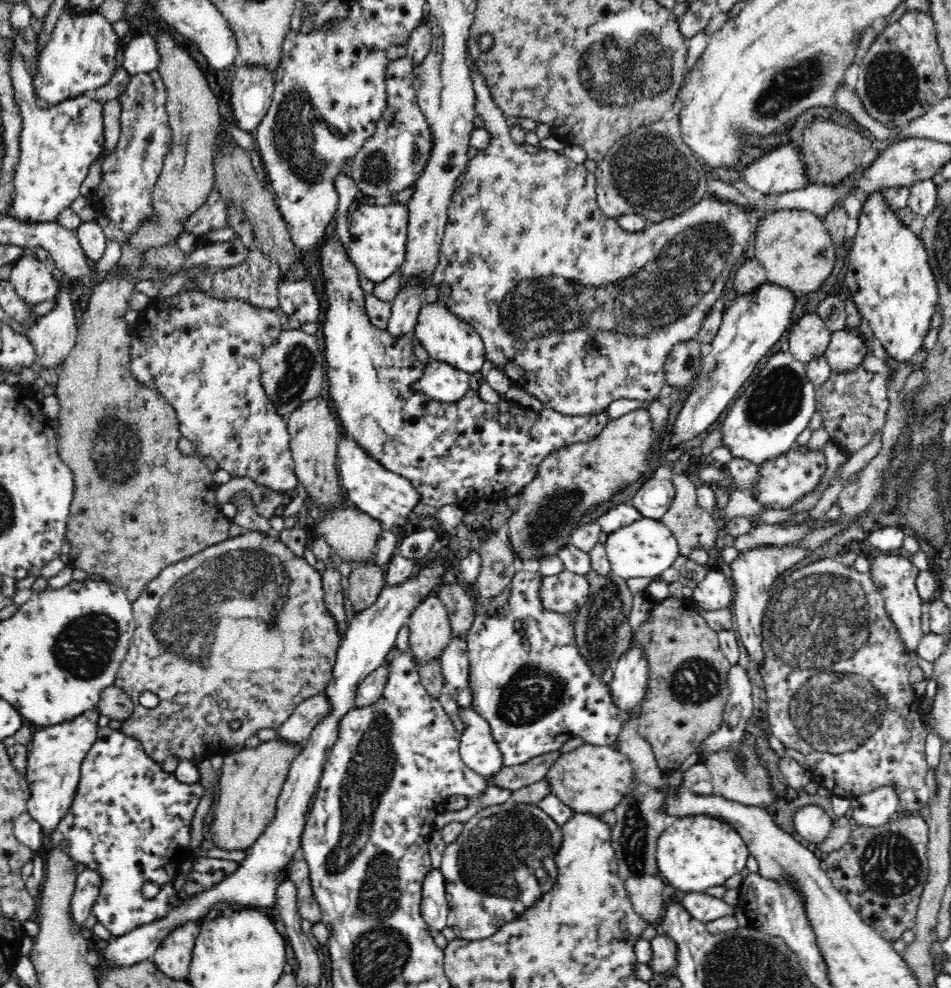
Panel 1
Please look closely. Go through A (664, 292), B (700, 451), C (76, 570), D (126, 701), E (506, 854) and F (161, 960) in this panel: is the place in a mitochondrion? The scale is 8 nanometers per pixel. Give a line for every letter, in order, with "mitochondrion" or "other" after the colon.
A: mitochondrion
B: other
C: other
D: other
E: mitochondrion
F: other

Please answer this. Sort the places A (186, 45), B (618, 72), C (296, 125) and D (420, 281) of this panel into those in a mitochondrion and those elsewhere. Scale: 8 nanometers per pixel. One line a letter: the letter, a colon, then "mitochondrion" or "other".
A: other
B: mitochondrion
C: mitochondrion
D: other

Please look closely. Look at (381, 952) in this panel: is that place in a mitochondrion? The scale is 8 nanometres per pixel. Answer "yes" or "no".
yes

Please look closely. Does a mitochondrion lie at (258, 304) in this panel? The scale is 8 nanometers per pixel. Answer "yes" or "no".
no

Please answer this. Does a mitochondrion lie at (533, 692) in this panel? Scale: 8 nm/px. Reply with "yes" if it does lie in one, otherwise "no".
yes

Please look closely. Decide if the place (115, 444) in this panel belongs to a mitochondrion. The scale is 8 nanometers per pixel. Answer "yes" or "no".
yes

